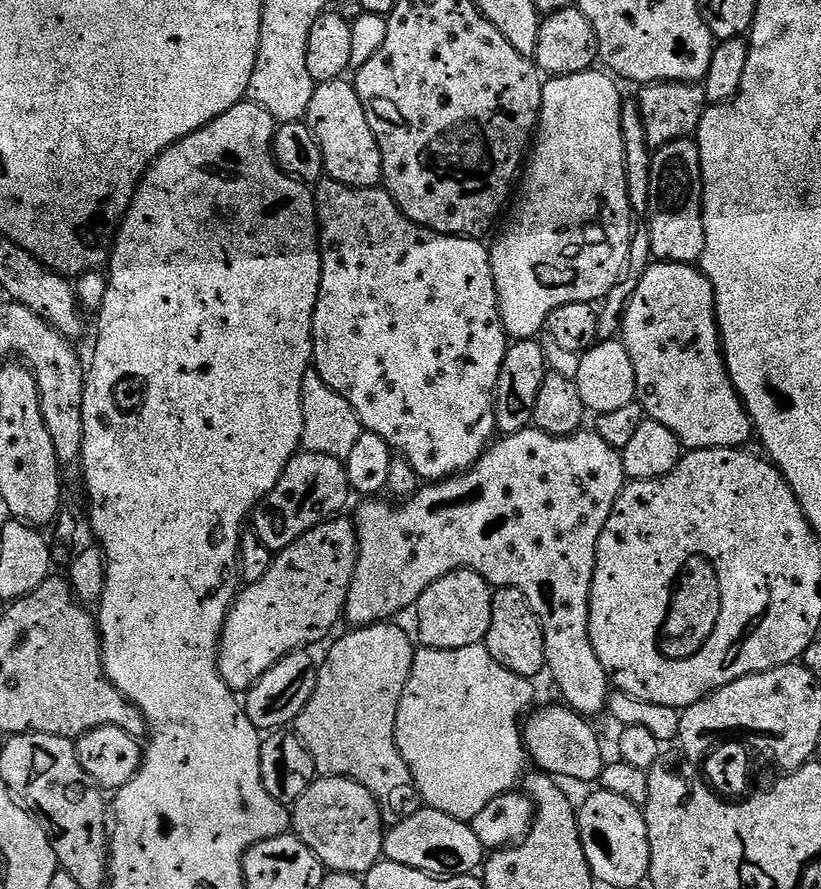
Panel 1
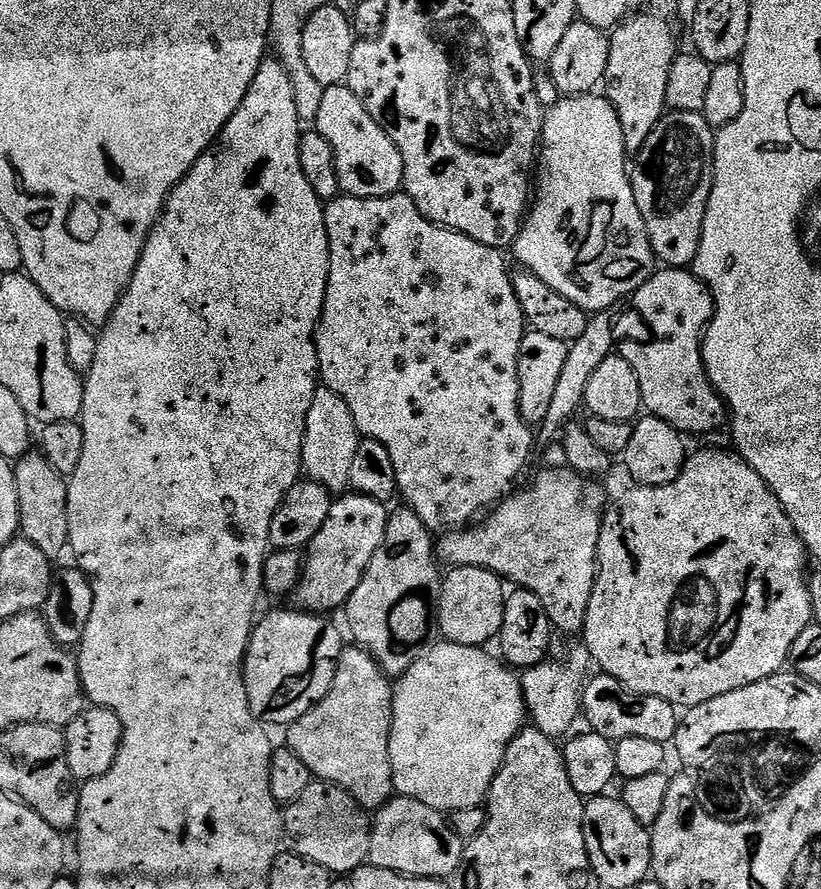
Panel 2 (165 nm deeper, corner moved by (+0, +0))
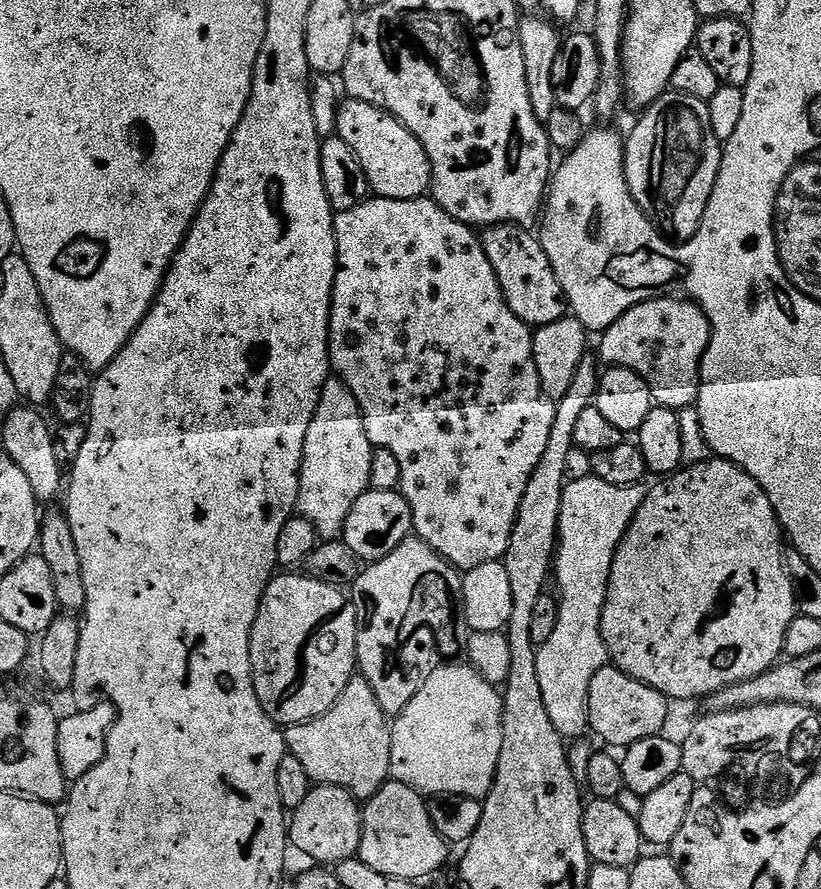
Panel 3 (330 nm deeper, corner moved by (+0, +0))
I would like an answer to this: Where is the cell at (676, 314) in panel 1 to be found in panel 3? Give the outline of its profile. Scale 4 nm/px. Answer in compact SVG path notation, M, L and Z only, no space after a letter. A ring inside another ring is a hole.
M661 298L634 304L599 337L605 365L637 372L659 407L691 409L700 389L700 360L712 337L712 328L701 309L683 298Z

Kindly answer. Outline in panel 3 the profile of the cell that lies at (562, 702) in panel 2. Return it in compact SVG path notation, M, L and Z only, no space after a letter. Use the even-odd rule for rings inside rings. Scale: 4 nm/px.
M591 474L580 476L577 480L569 479L564 486L560 502L560 513L556 526L556 543L554 547L554 584L558 607L554 634L546 638L546 642L536 650L536 669L538 670L538 686L542 690L542 702L554 730L565 738L580 736L589 731L588 727L588 691L590 682L598 670L602 670L610 660L608 647L600 629L600 619L604 613L604 603L608 597L608 574L616 547L622 538L638 506L642 506L646 488L643 483L631 484L629 488L610 486L610 482L602 482L602 478Z

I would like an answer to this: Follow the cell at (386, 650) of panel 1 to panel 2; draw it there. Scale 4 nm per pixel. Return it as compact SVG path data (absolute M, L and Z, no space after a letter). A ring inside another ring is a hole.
M359 646L345 647L326 698L286 728L287 747L306 762L313 777L337 784L365 810L381 808L394 795L390 766L393 691L389 677L369 652Z

